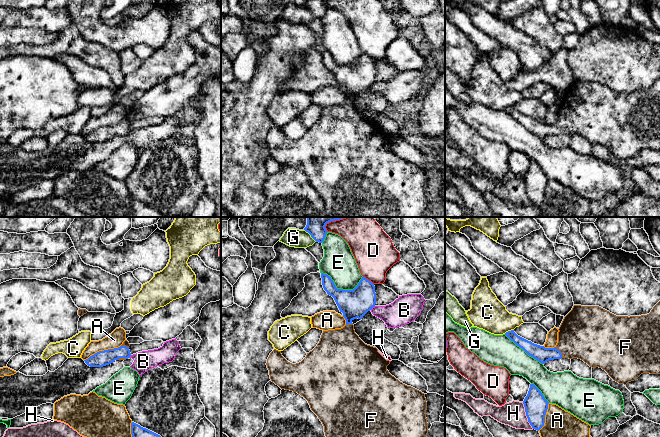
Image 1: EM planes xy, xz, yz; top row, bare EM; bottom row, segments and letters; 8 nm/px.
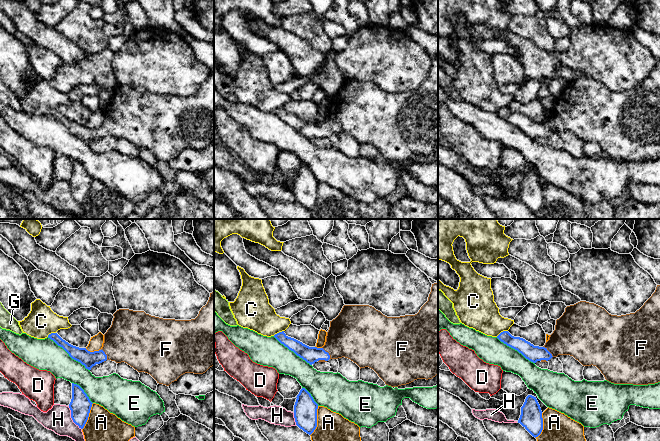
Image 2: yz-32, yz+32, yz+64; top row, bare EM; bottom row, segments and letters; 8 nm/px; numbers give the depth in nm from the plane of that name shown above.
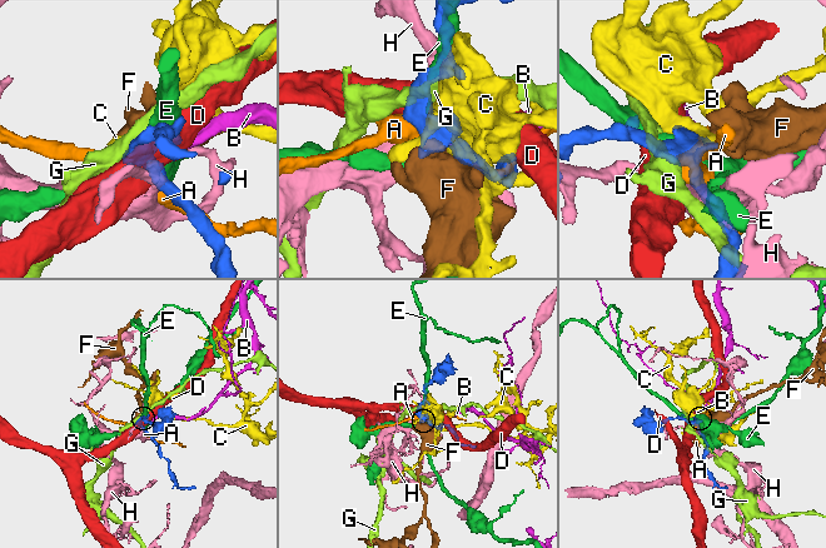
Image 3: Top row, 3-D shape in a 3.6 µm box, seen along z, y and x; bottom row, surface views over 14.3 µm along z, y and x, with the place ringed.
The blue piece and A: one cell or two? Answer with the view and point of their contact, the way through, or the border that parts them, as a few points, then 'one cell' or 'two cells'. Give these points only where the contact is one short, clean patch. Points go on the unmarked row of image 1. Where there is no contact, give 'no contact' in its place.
contact xy (102, 127); two cells

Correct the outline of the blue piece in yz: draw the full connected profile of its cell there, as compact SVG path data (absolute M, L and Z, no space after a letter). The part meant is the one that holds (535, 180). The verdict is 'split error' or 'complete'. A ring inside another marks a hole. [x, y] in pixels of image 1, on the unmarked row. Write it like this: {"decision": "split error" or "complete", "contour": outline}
{"decision": "complete", "contour": "M530 160L528 170L523 180L528 198L533 205L539 207L544 202L549 178L534 160Z"}

